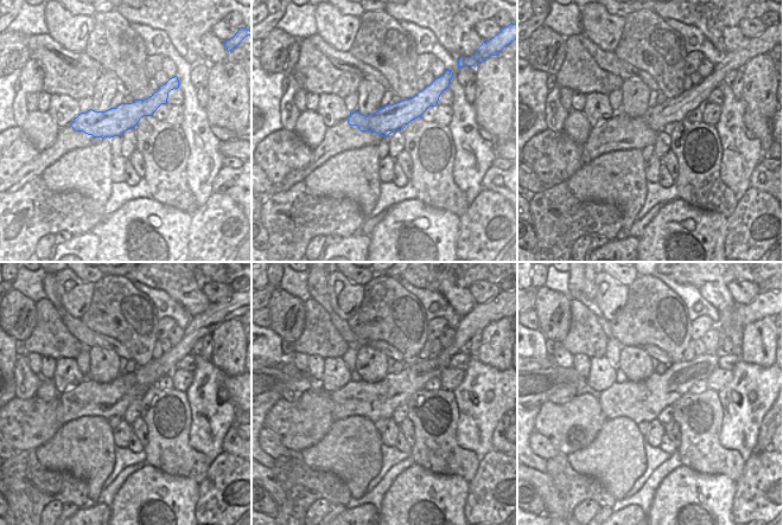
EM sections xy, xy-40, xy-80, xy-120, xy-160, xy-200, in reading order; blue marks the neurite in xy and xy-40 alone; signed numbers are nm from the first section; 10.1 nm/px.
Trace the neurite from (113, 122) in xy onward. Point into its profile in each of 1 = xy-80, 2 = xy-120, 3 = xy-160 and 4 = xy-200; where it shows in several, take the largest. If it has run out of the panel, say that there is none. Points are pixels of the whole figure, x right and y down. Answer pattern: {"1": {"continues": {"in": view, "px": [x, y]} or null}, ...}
{"1": {"continues": {"in": "xy-80", "px": [659, 117]}}, "2": {"continues": {"in": "xy-120", "px": [217, 313]}}, "3": {"continues": {"in": "xy-160", "px": [482, 314]}}, "4": {"continues": {"in": "xy-200", "px": [757, 309]}}}

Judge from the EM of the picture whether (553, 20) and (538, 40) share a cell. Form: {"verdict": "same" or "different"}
{"verdict": "different"}

